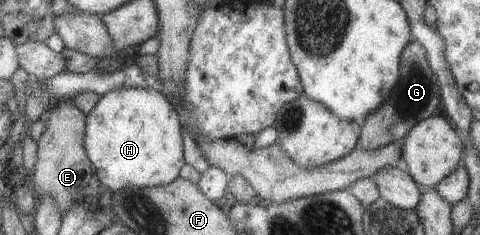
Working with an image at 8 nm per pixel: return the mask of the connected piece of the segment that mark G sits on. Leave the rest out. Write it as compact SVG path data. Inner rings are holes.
M411 39L406 49L402 49L400 53L400 79L396 81L392 93L386 97L384 105L380 105L372 115L365 117L364 125L359 131L358 147L370 151L390 142L399 142L411 127L433 116L438 105L440 97L436 77L426 61L422 45Z

